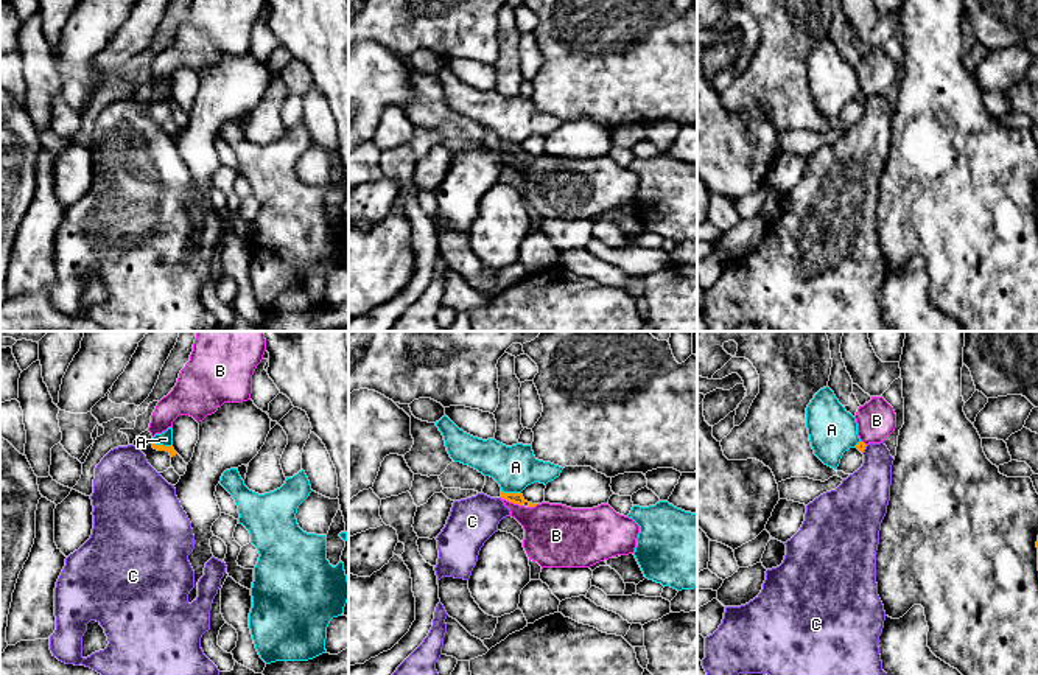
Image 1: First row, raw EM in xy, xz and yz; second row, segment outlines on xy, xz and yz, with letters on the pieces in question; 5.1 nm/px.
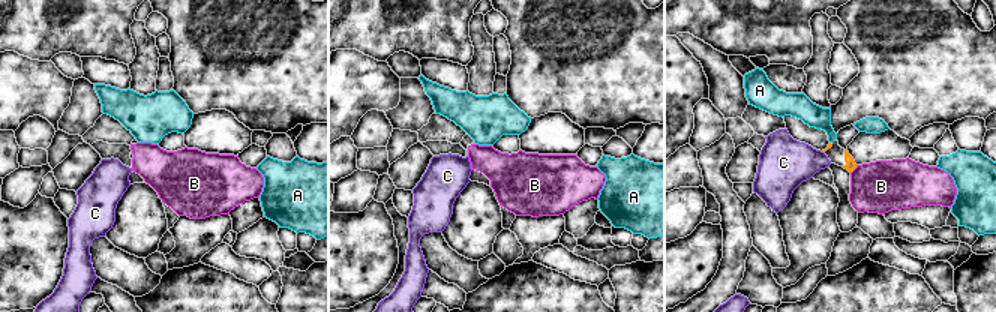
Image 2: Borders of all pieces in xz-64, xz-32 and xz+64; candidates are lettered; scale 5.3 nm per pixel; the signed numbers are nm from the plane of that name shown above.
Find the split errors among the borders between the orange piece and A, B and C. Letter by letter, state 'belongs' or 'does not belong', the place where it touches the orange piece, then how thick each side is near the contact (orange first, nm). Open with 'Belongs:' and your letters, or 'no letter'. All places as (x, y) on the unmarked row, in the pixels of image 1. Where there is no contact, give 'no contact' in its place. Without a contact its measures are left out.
Belongs: no letter
A: does not belong; meets orange in xz at (511, 145); 60 nm thick on the orange side, 220 nm on the other
B: does not belong; meets orange in xz at (512, 153); 60 nm thick on the orange side, 280 nm on the other
C: does not belong; meets orange in yz at (864, 100); 50 nm thick on the orange side, 260 nm on the other

